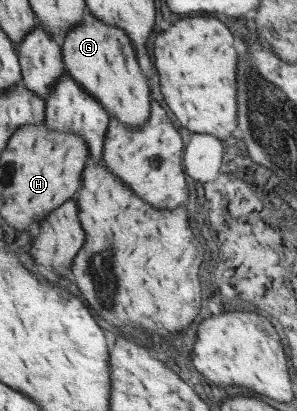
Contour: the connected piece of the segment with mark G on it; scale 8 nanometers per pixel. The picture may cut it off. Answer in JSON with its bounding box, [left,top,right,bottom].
[61,16,149,126]

